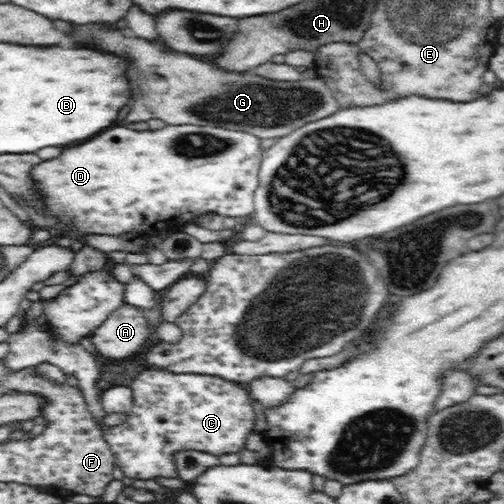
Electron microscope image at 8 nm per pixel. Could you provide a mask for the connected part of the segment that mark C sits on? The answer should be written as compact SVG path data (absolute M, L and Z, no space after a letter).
M165 369L145 370L134 378L132 385L130 386L133 395L134 407L128 413L128 418L122 422L122 424L111 426L104 432L104 437L111 445L111 451L114 453L114 460L116 466L124 472L124 476L132 478L132 480L156 480L156 478L179 478L175 454L183 450L196 450L198 452L204 452L218 458L226 455L238 455L244 450L244 444L246 444L246 438L248 434L254 430L254 422L256 422L256 414L254 414L254 408L252 408L252 402L248 399L248 391L242 388L242 383L232 382L226 378L220 378L214 374L190 374L189 371L184 371L182 374L176 374Z

